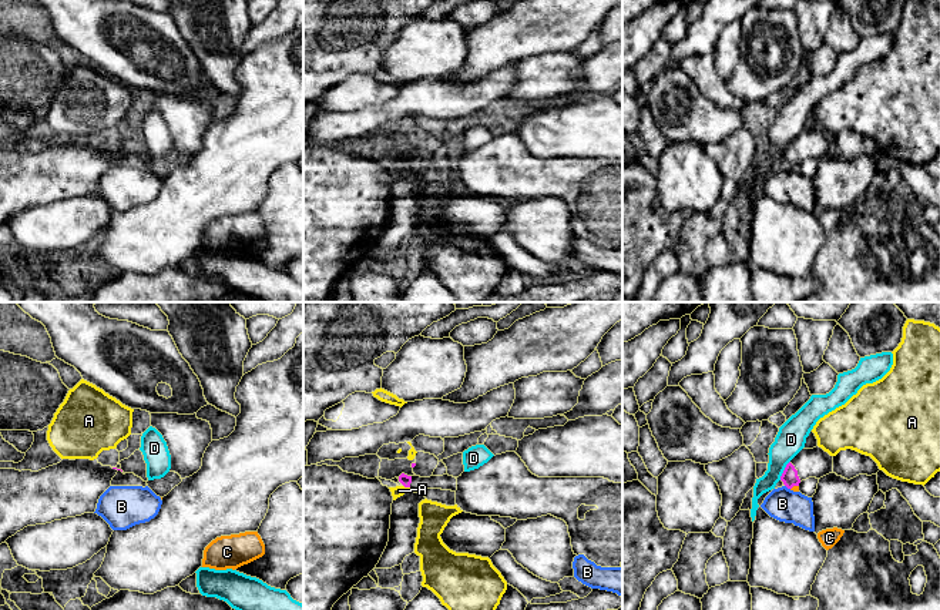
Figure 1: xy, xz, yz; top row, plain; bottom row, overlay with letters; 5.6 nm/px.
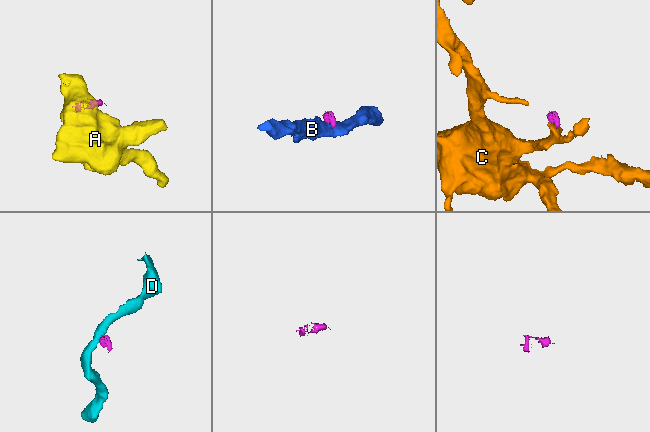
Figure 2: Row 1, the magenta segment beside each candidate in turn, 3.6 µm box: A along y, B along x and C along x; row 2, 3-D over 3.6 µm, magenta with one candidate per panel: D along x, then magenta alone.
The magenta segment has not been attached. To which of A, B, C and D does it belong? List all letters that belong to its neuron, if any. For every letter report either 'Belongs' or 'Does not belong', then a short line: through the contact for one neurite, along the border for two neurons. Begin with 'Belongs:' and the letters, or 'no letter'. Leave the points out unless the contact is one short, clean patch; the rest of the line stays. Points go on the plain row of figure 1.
Belongs: no letter
A: Does not belong. Line: xz (403, 166), (409, 168)
B: Does not belong. Line: yz (785, 166), (789, 170)
C: Does not belong. Line: yz (798, 166), (791, 170)
D: Does not belong. Line: yz (789, 141), (779, 160)

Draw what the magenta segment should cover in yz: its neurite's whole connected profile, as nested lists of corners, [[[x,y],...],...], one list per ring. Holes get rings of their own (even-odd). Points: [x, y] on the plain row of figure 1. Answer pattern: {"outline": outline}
{"outline": [[[816,127],[802,130],[785,148],[780,161],[788,170],[809,158],[820,160],[833,152],[833,137]]]}

